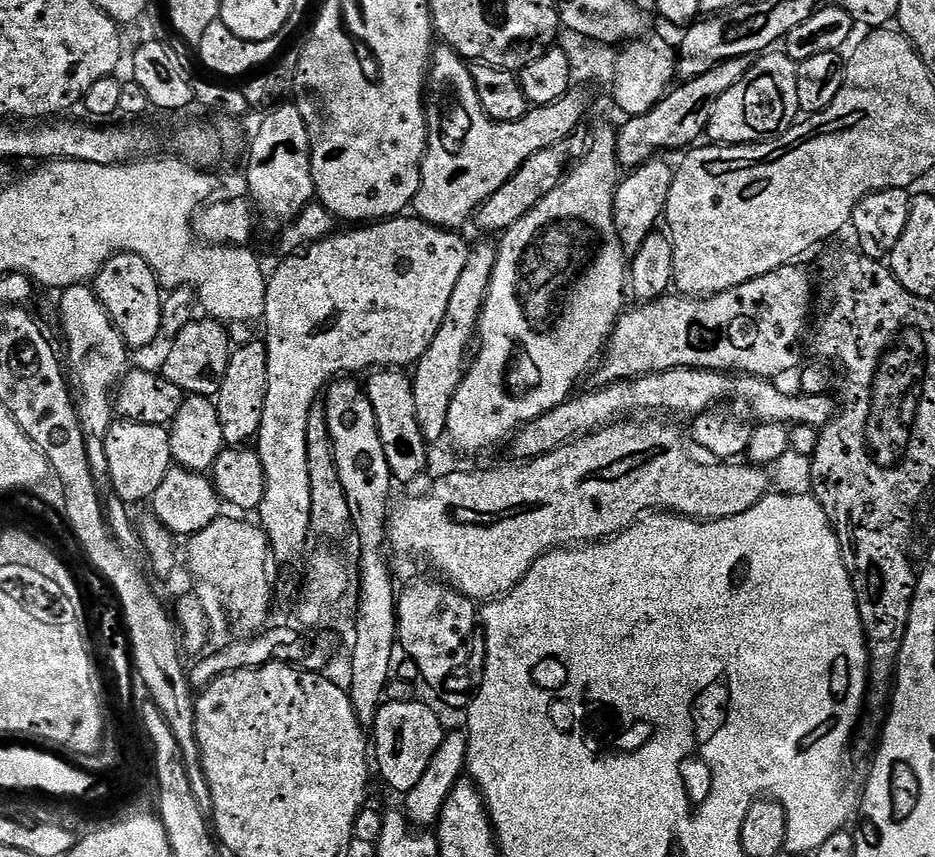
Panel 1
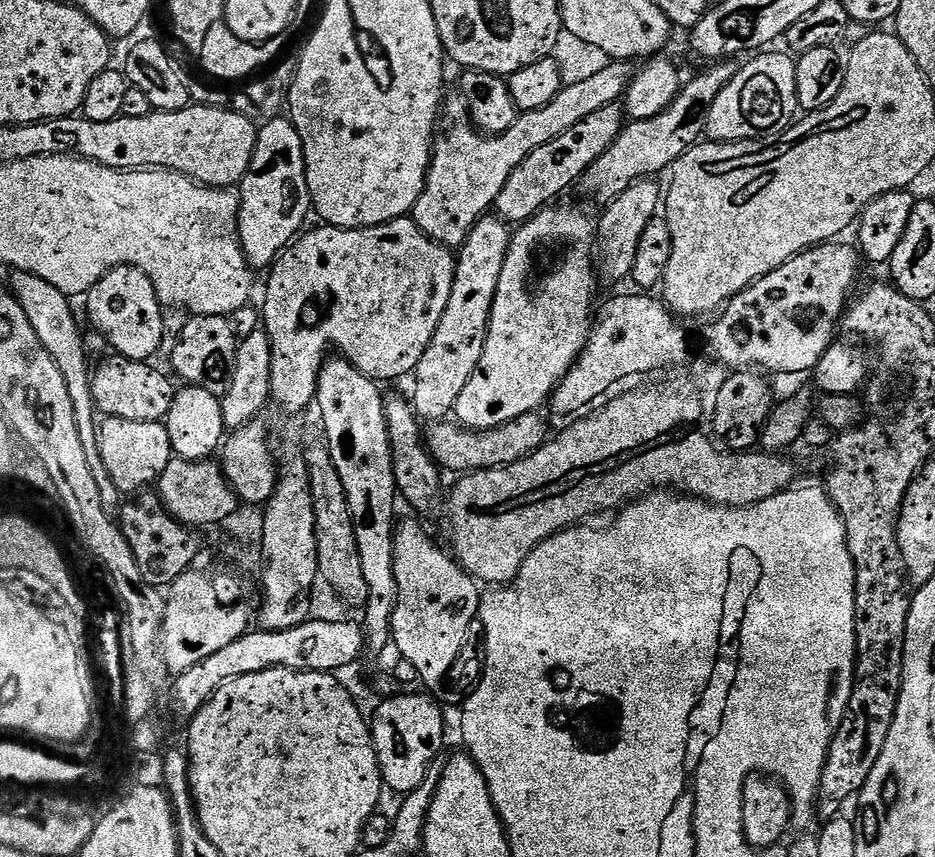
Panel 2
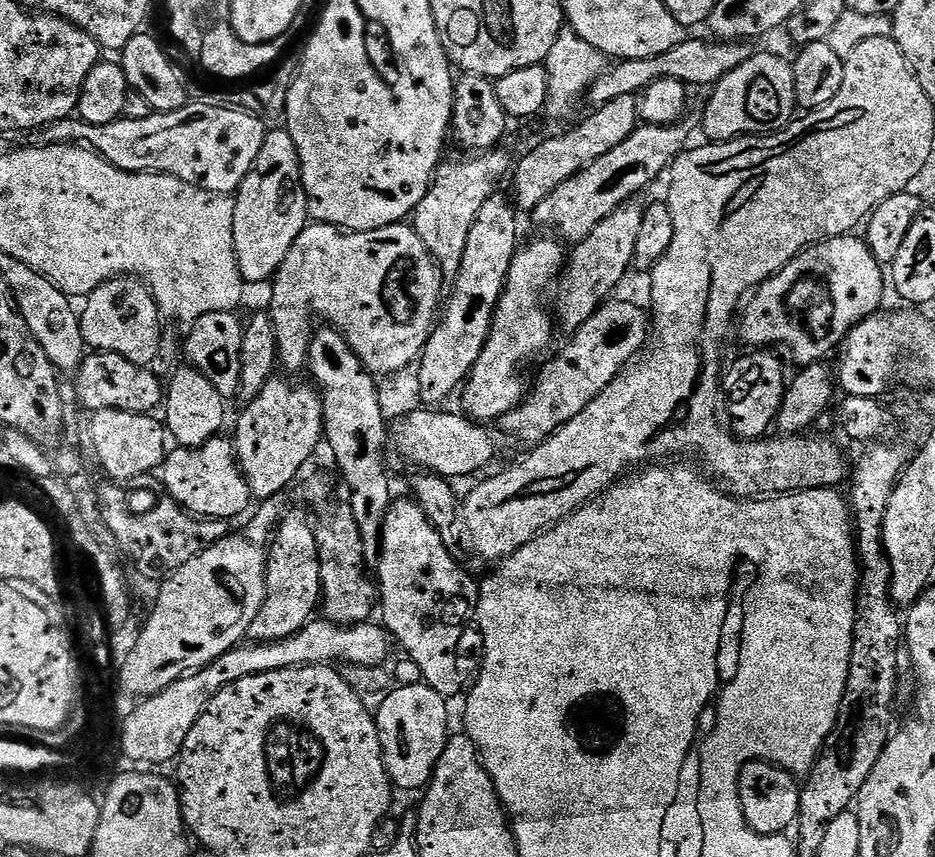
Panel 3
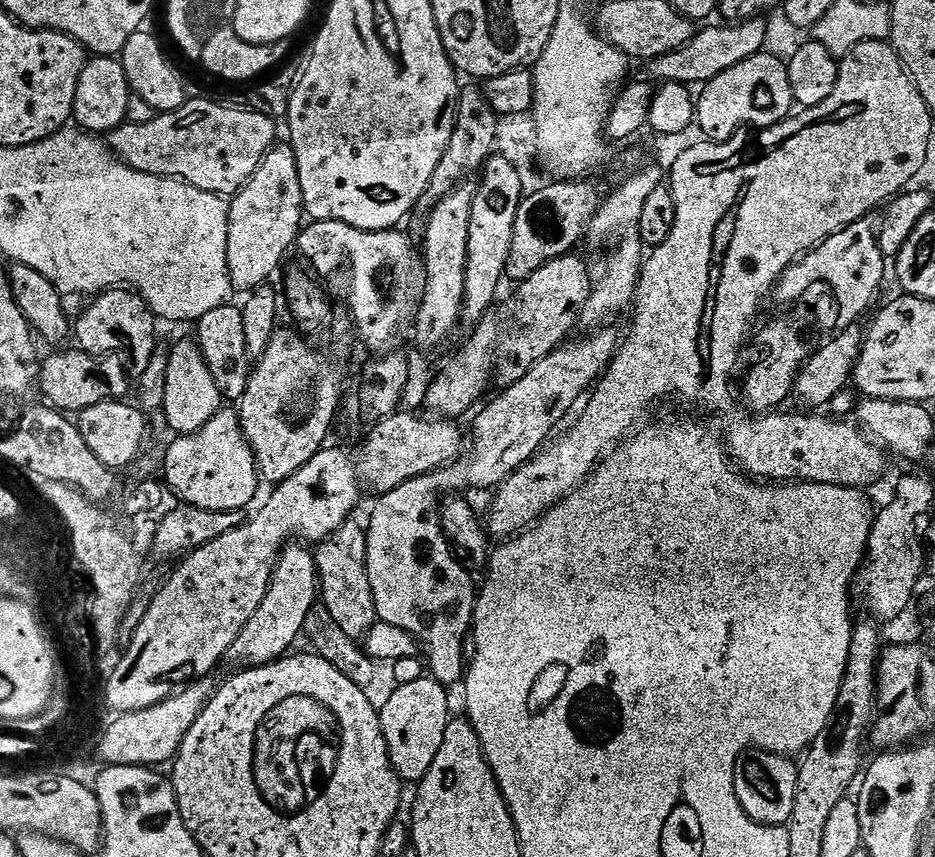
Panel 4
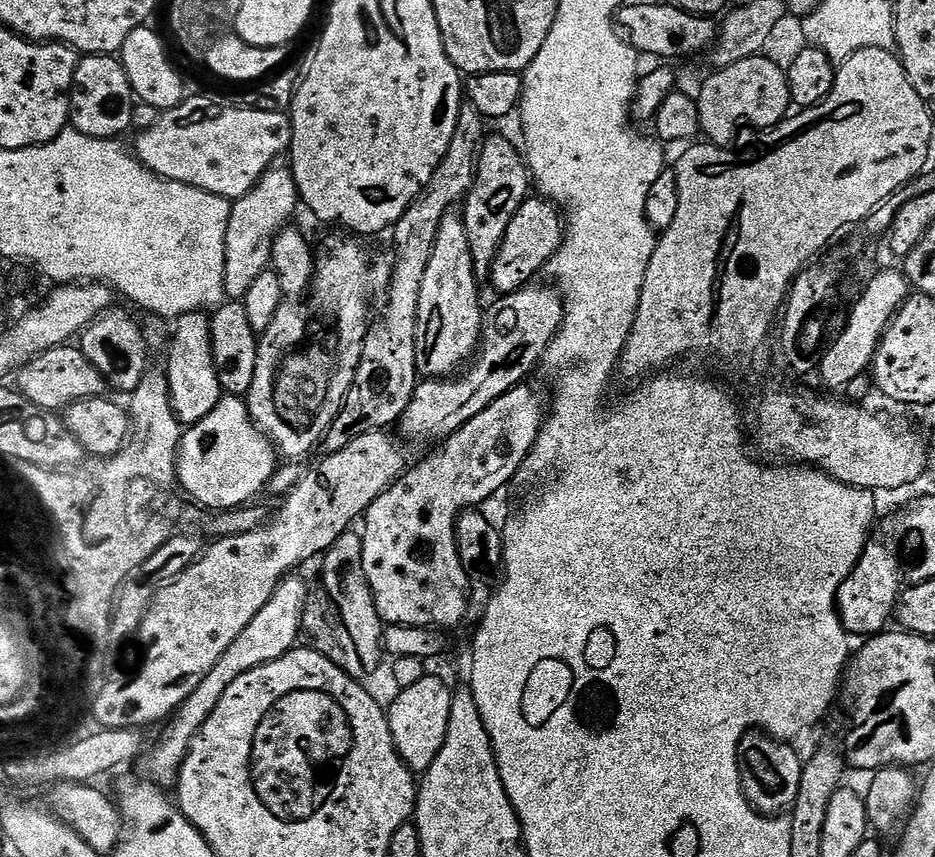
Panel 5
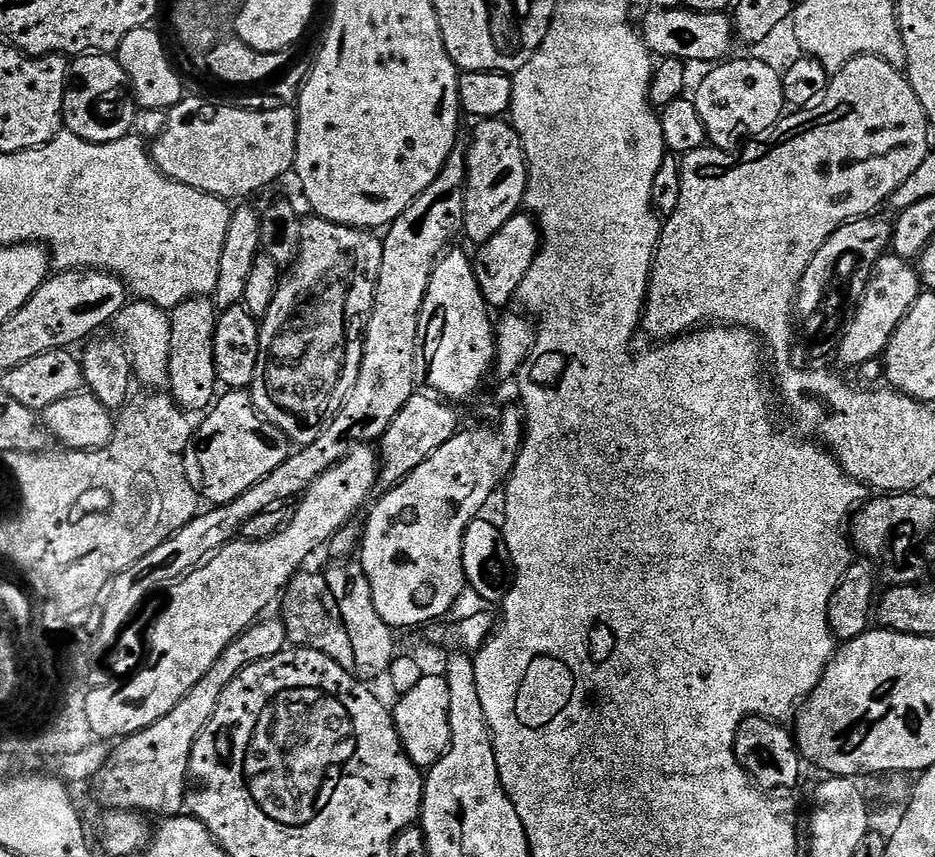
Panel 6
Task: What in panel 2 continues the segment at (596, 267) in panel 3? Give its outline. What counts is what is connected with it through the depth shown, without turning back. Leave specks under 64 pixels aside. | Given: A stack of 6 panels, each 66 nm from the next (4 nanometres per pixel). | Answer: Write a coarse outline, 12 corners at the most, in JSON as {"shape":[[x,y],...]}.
{"shape":[[655,179],[607,201],[598,220],[598,268],[632,275],[638,242],[662,208]]}

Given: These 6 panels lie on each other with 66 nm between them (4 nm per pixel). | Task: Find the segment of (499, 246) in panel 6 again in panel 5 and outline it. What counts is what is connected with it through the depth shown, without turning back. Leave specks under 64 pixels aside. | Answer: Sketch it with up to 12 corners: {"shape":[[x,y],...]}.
{"shape":[[525,200],[490,269],[497,293],[529,287],[564,238],[551,200]]}

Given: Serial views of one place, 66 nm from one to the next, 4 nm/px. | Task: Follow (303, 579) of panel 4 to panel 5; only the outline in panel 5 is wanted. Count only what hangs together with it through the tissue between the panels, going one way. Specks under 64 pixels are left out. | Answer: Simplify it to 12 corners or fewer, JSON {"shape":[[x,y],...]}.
{"shape":[[288,574],[171,717],[147,779],[175,785],[230,682],[297,647],[308,584]]}

